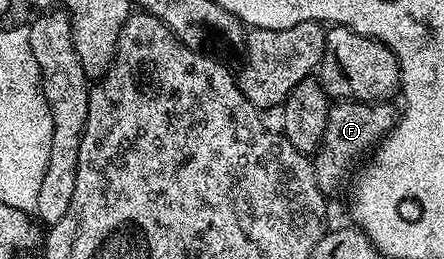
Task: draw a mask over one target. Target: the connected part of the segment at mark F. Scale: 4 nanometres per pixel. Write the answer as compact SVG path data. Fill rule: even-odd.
M340 99L329 108L325 133L322 135L319 148L316 149L312 161L318 179L318 187L325 195L338 192L343 187L344 180L346 180L346 185L357 168L356 160L364 156L367 158L375 150L376 146L380 144L380 140L396 126L397 116L397 106L395 109L392 103Z

